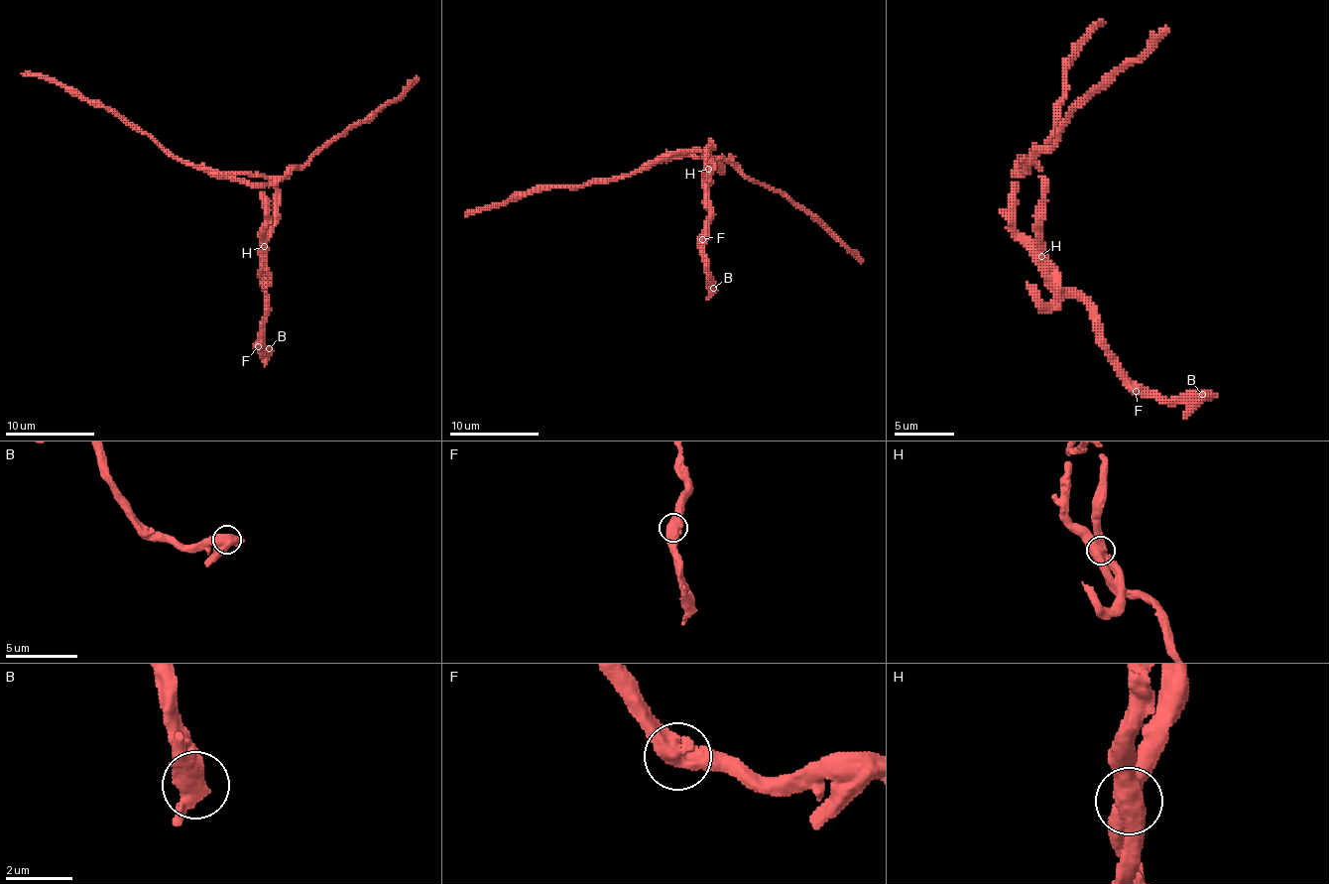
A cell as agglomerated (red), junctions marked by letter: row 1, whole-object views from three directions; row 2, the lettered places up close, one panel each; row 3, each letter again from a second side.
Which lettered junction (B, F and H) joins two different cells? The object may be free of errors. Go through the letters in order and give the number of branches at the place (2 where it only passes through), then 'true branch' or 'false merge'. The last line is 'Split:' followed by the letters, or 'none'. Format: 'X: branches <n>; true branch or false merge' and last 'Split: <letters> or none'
B: branches 2; true branch
F: branches 2; true branch
H: branches 3; false merge
Split: H

